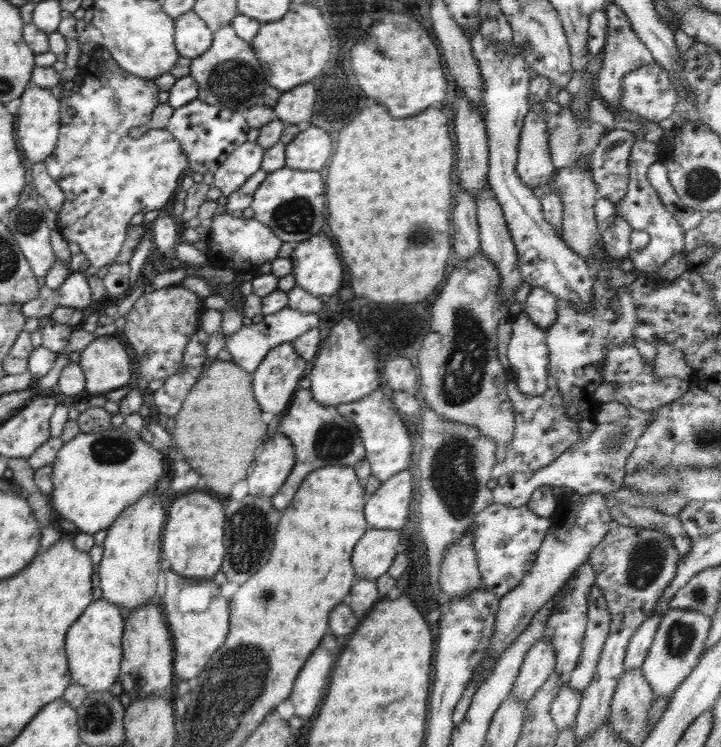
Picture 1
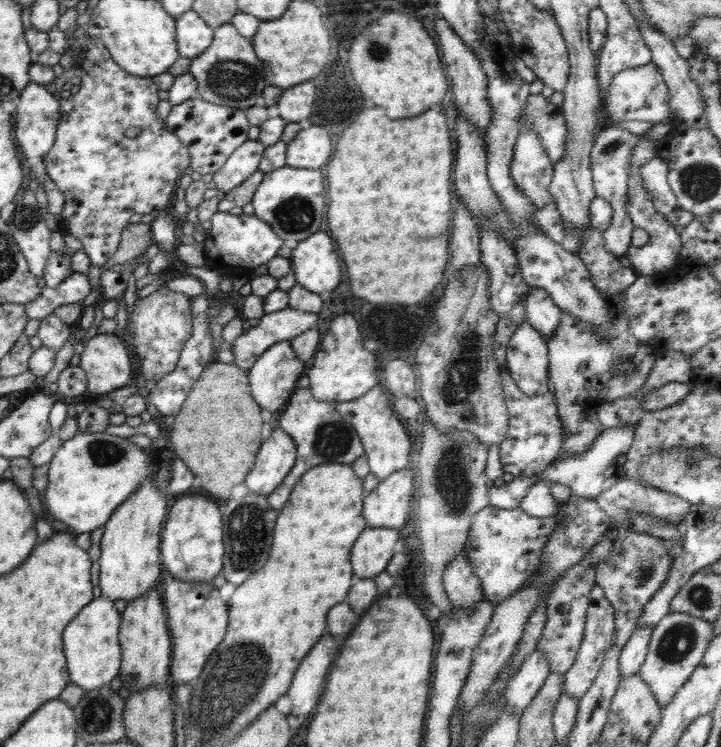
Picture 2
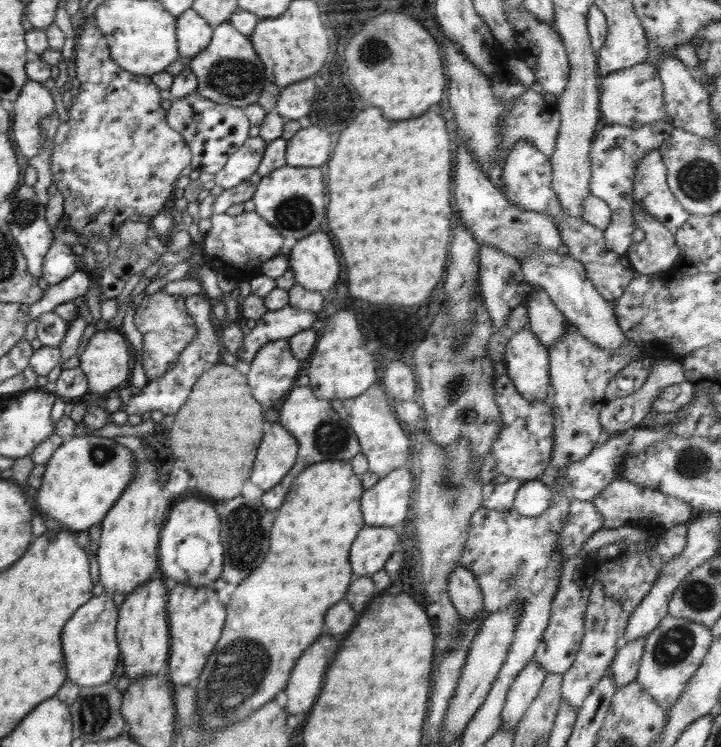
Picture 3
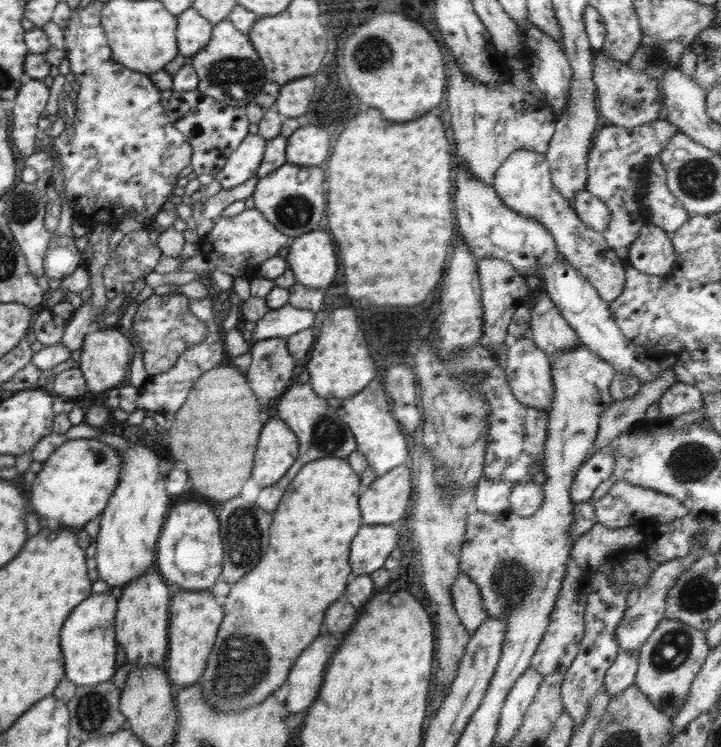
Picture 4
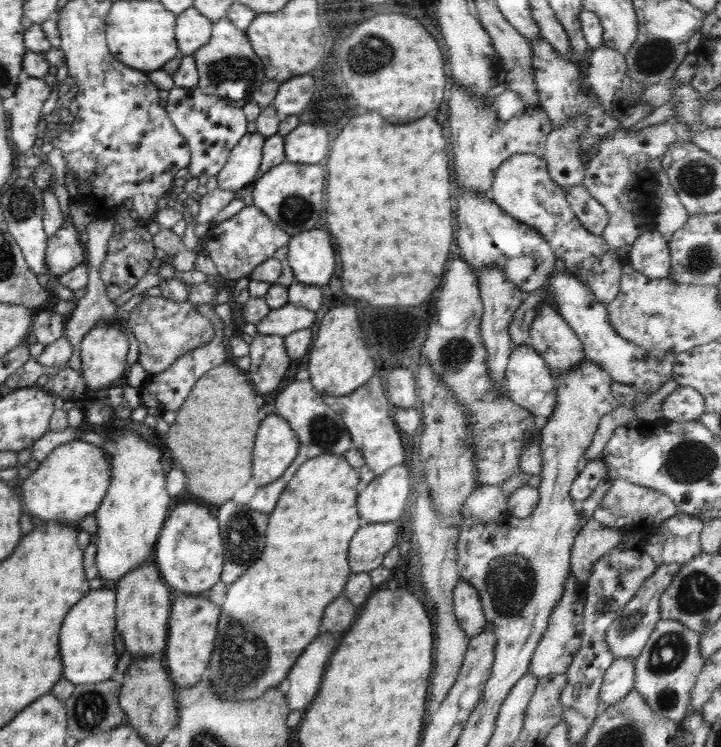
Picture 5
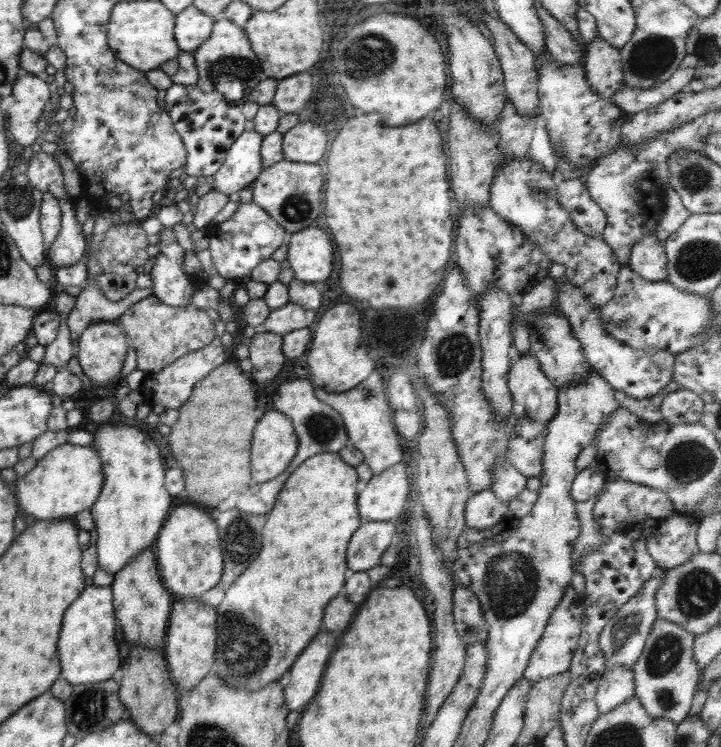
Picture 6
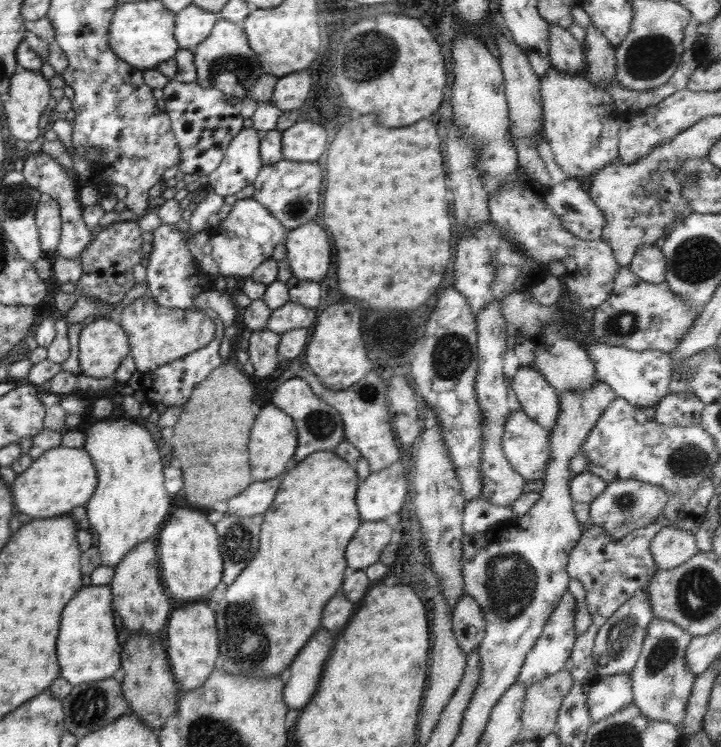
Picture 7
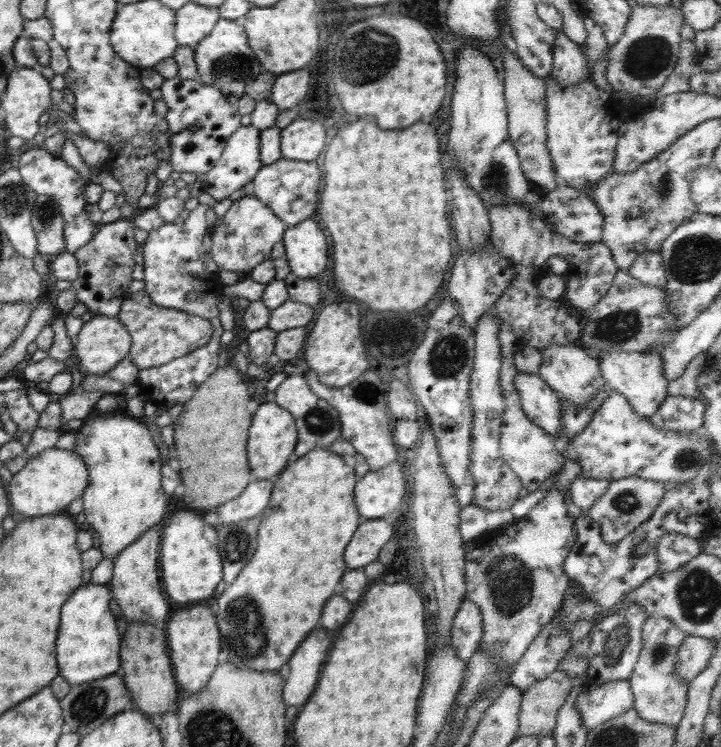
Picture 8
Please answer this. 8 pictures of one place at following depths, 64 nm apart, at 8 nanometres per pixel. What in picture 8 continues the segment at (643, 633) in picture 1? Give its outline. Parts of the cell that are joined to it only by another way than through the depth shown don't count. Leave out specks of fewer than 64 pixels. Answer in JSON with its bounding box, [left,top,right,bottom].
[575,680,634,731]

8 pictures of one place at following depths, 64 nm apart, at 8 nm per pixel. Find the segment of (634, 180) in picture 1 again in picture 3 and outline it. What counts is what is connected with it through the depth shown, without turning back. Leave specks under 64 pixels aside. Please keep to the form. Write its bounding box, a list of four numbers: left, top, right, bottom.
[626,202,679,275]

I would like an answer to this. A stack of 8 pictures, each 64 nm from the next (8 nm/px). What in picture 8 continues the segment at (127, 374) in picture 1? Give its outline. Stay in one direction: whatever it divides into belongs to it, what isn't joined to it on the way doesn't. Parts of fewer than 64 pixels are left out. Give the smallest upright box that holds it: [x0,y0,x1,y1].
[74,315,131,376]

